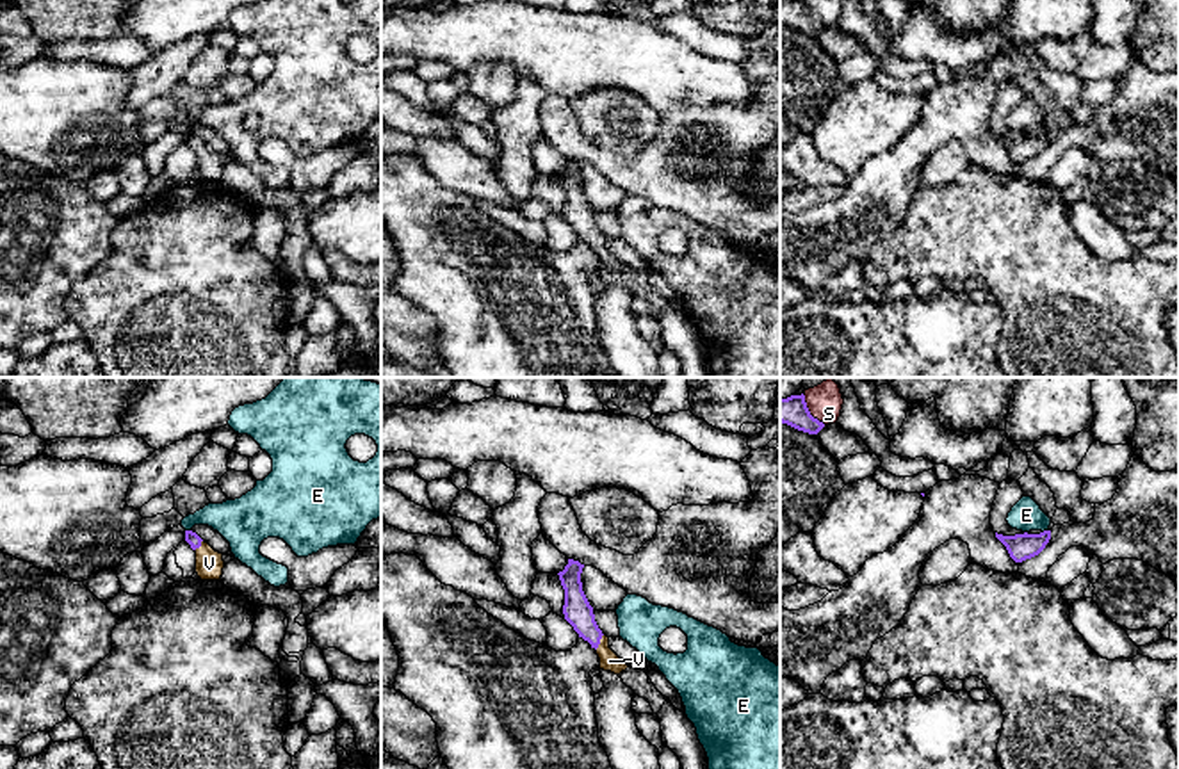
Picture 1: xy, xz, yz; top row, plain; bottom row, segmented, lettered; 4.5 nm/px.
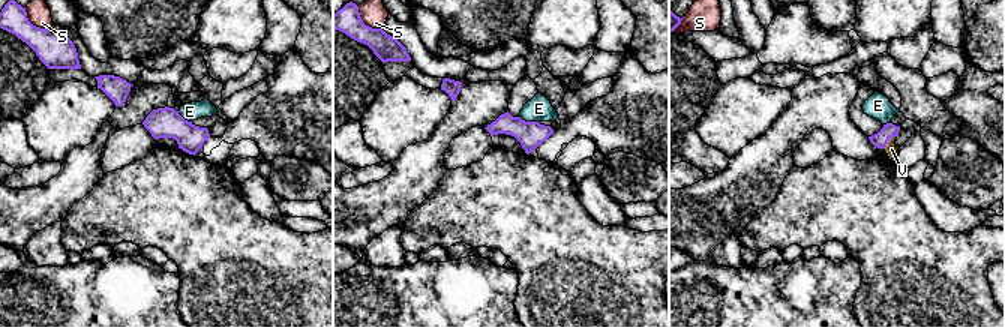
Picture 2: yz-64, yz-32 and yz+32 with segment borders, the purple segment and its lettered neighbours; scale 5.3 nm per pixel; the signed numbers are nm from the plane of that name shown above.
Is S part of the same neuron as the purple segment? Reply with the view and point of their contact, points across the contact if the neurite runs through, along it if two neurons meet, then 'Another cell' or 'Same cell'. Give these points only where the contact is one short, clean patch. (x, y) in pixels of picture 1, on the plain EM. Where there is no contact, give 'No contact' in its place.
Touches purple at yz (809, 15). Boundary: yz (804, 0), (809, 13), (825, 25). Another cell

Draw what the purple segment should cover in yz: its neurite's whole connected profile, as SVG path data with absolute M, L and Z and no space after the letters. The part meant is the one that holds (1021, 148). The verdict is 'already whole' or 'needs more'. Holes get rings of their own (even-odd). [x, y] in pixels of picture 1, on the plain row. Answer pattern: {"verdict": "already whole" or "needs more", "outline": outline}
{"verdict": "already whole", "outline": "M1044 132L1040 135L1015 135L1015 137L1003 137L996 134L996 139L1006 148L1010 158L1015 164L1022 164L1038 157L1051 141L1051 132Z"}

